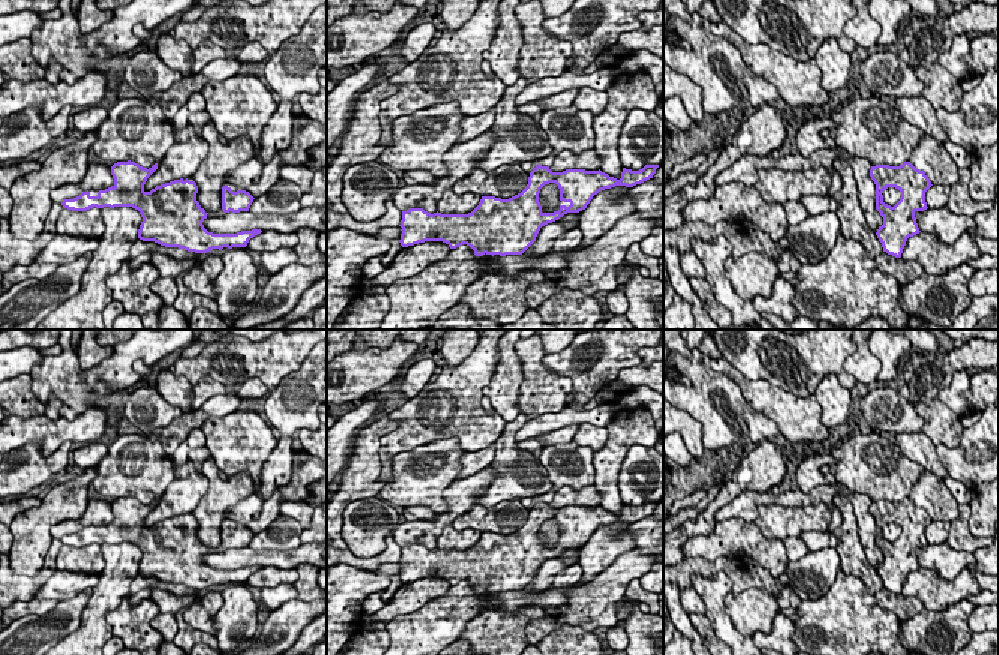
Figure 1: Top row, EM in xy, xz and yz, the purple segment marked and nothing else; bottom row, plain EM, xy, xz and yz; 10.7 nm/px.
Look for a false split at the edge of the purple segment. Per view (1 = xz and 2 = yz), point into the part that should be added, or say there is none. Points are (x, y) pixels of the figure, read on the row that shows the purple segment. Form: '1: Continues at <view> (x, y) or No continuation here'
1: No continuation here
2: No continuation here

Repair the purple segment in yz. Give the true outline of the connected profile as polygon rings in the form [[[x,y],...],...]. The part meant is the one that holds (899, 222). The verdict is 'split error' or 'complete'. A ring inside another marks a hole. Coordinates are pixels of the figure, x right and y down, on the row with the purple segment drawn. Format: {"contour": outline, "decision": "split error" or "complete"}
{"contour": [[[910,162],[900,166],[876,165],[870,169],[876,184],[876,210],[884,217],[876,235],[884,252],[902,258],[909,237],[920,234],[915,213],[927,210],[926,192],[933,186],[924,171]],[[896,187],[902,192],[900,201],[891,207],[884,202],[884,190]]], "decision": "complete"}

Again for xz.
{"contour": [[[536,165],[530,172],[526,187],[508,198],[501,199],[495,196],[482,196],[478,205],[468,214],[441,214],[428,213],[423,208],[410,208],[402,211],[400,220],[400,246],[408,247],[424,241],[442,241],[450,249],[456,249],[462,244],[470,246],[476,256],[482,255],[522,255],[534,241],[542,226],[552,223],[567,213],[579,213],[586,208],[594,195],[600,190],[610,189],[615,186],[633,187],[640,184],[656,174],[658,165],[645,165],[639,171],[622,168],[621,178],[616,180],[608,174],[598,171],[585,169],[566,169],[562,172],[552,172],[549,166]],[[555,183],[560,189],[560,201],[568,202],[570,205],[560,205],[558,211],[543,213],[538,202],[540,189],[544,184]]], "decision": "complete"}

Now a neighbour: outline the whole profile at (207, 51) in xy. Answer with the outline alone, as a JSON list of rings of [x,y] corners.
[[[207,39],[201,42],[196,49],[192,49],[192,57],[194,57],[194,66],[190,73],[198,73],[212,61],[225,58],[226,52],[222,46],[218,46],[210,39]]]

